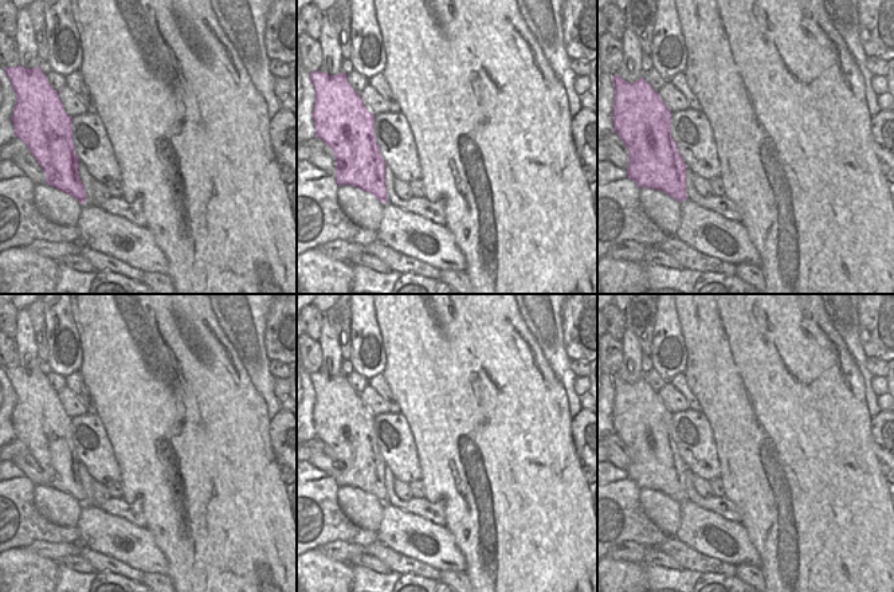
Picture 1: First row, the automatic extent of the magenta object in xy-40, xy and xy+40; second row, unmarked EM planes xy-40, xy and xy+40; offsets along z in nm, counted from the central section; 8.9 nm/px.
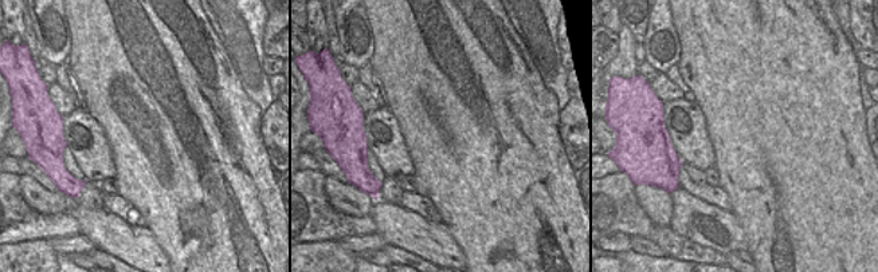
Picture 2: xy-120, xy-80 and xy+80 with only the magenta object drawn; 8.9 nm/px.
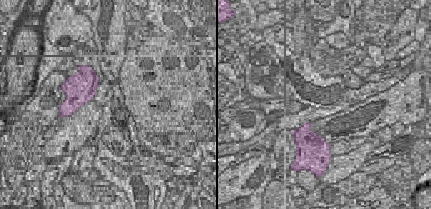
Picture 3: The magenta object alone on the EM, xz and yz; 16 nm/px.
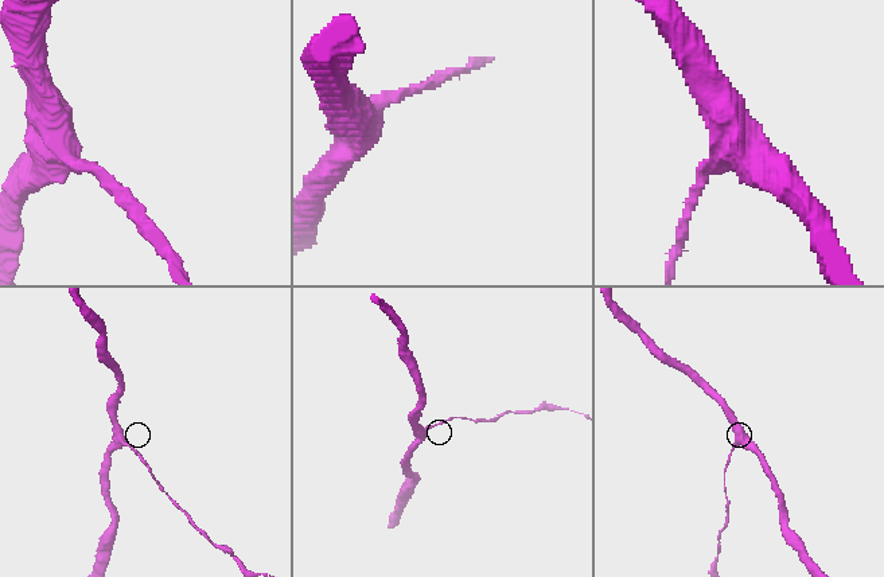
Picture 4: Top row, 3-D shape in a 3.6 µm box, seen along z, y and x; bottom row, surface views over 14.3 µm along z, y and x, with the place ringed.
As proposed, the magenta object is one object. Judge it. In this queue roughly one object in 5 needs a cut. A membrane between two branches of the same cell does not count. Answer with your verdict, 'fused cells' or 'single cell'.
single cell

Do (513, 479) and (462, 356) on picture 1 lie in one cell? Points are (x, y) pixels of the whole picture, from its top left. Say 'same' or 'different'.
same

